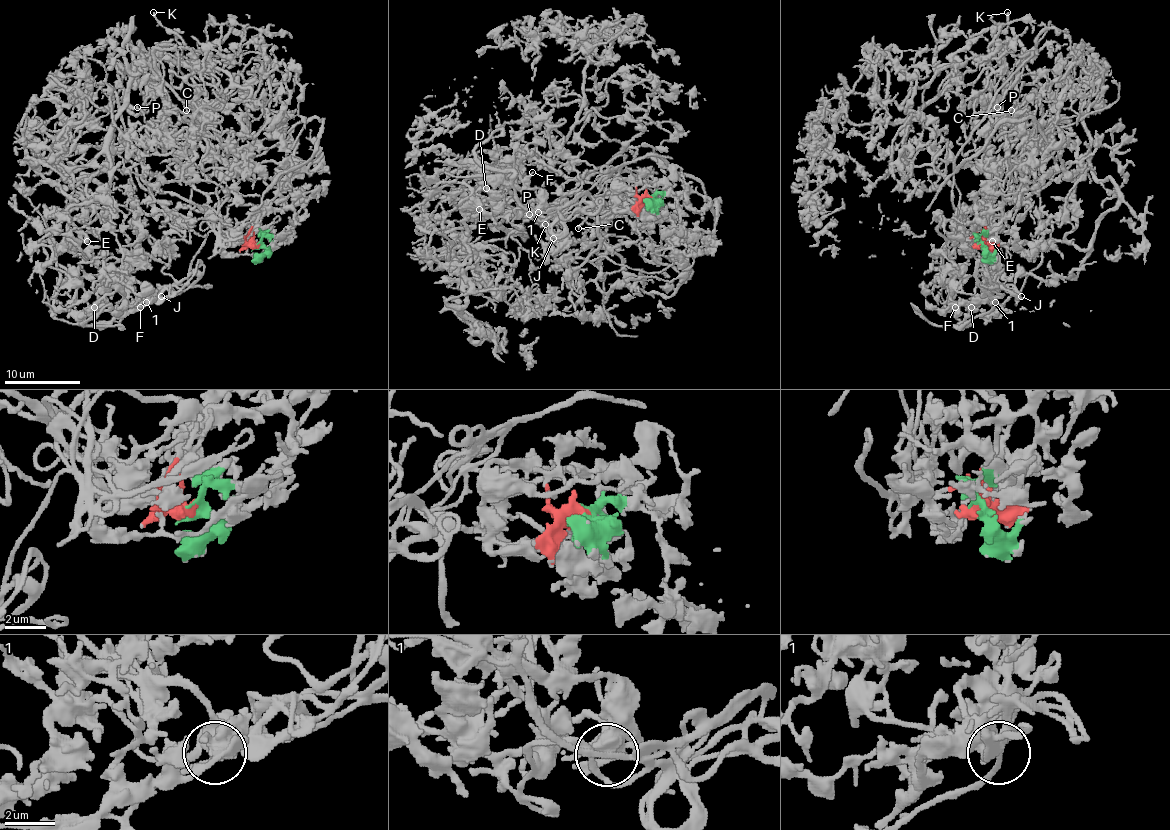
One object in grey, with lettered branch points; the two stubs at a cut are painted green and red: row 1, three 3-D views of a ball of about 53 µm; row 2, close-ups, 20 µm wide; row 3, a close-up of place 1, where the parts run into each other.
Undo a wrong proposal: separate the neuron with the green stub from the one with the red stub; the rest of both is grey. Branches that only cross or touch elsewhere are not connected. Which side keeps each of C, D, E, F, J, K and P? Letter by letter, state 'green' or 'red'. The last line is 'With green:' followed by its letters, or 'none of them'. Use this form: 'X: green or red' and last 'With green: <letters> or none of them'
C: red
D: green
E: red
F: green
J: green
K: green
P: red
With green: D, F, J, K

